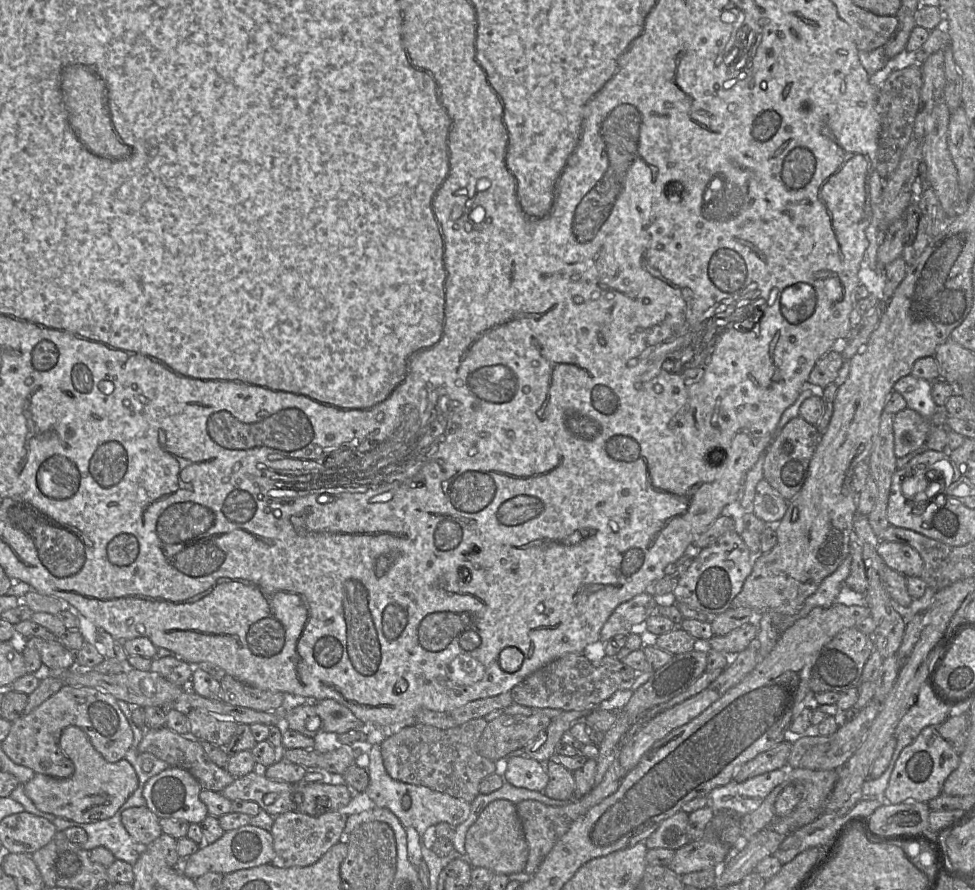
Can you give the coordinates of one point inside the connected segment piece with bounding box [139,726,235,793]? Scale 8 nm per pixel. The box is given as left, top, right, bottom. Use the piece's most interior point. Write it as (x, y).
(182, 751)

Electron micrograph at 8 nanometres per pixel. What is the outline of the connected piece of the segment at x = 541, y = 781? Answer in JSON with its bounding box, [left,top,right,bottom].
[503,756,549,792]

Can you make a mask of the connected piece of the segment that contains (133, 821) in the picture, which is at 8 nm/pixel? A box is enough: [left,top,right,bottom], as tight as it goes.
[121,806,161,846]

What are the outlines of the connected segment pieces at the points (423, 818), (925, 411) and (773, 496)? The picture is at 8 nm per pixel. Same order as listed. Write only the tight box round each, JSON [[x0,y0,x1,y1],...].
[[365,743,470,836],[893,375,938,420],[752,480,788,525]]

